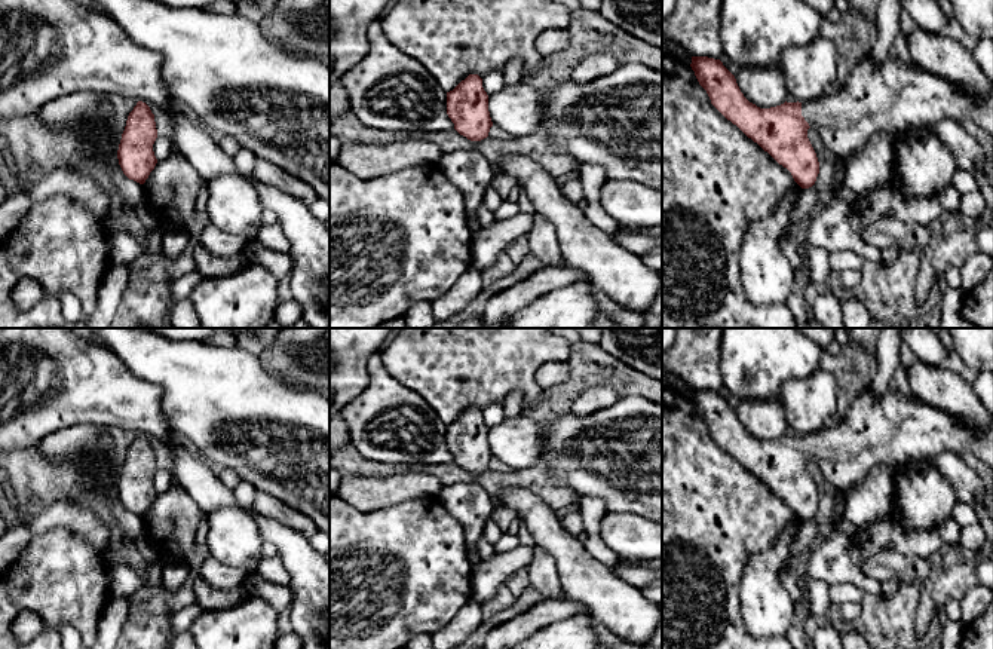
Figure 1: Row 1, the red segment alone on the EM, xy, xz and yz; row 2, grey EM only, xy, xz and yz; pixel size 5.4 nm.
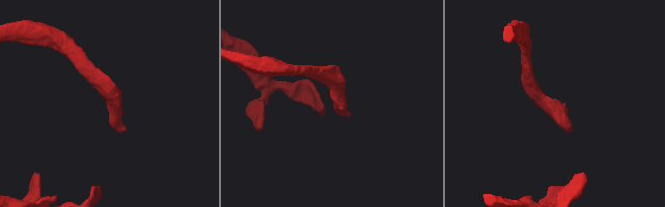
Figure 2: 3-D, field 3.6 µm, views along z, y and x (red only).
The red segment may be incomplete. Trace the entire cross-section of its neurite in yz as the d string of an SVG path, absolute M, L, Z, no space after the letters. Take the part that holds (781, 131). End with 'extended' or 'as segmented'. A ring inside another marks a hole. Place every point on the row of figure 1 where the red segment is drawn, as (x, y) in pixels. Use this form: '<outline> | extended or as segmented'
M692 56L690 67L711 104L787 168L802 189L812 187L819 174L807 138L810 126L839 159L859 151L876 132L935 128L946 119L971 119L993 137L993 86L986 95L968 94L941 76L891 56L882 65L865 56L836 94L770 108L750 102L720 59Z | extended

